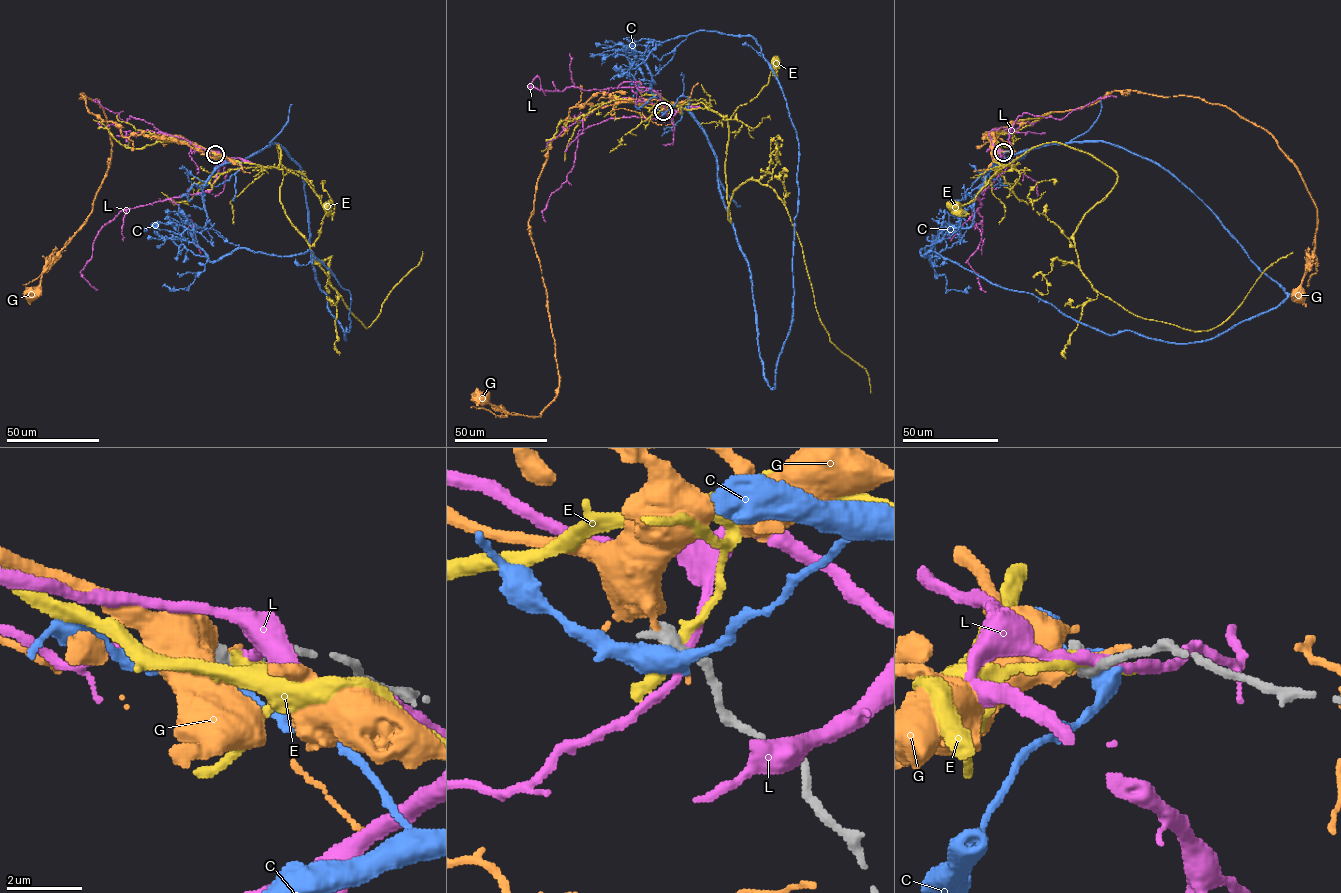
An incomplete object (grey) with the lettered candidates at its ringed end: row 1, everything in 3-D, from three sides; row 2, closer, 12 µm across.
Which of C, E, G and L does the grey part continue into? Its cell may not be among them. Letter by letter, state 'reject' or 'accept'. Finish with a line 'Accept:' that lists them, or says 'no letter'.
C: reject
E: reject
G: reject
L: reject
Accept: no letter

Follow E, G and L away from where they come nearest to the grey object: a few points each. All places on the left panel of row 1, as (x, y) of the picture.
E: (217, 154), (266, 167), (280, 164), (301, 176), (320, 203), (326, 206)
G: (216, 154), (123, 137), (81, 94), (103, 109), (111, 160), (92, 213), (32, 294)
L: (217, 154), (228, 158), (209, 191), (122, 210), (101, 228), (92, 255), (80, 272), (97, 289)

